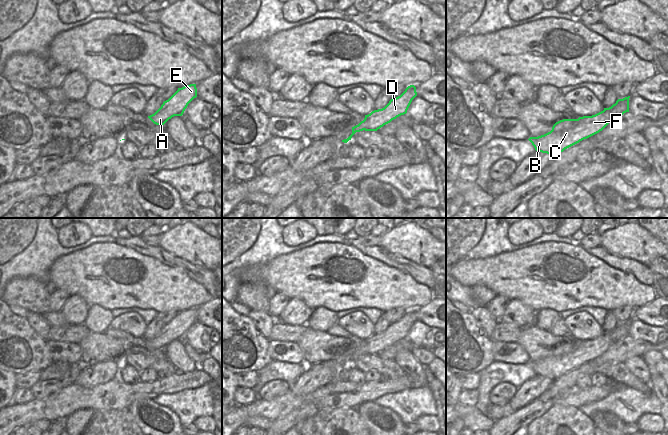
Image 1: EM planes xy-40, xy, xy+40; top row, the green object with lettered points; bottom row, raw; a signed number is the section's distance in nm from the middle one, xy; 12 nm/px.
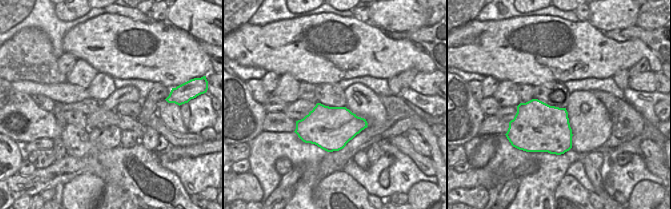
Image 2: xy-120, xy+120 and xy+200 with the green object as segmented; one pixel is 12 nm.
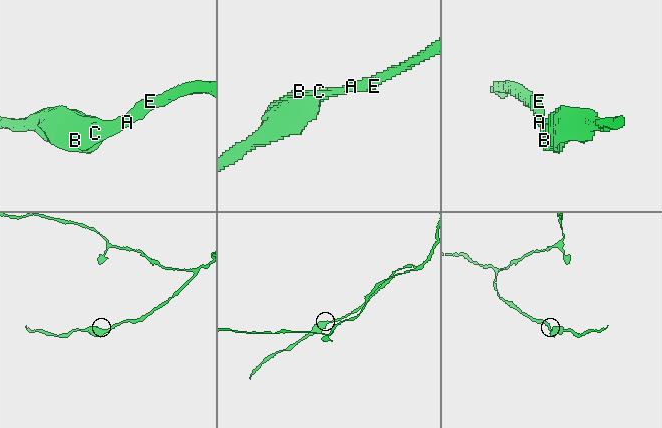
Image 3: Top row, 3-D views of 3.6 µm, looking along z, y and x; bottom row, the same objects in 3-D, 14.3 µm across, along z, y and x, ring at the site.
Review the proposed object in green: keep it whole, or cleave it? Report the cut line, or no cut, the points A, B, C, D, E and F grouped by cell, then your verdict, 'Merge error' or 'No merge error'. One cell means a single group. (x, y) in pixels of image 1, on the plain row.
No split. Groups: A B C D E F. No merge error.

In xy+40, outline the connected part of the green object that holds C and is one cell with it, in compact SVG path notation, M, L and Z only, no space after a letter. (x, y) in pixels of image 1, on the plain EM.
M629 322L618 323L615 328L603 335L578 343L563 343L556 346L552 354L538 361L530 361L535 374L552 381L565 373L602 355L612 344L629 336Z

